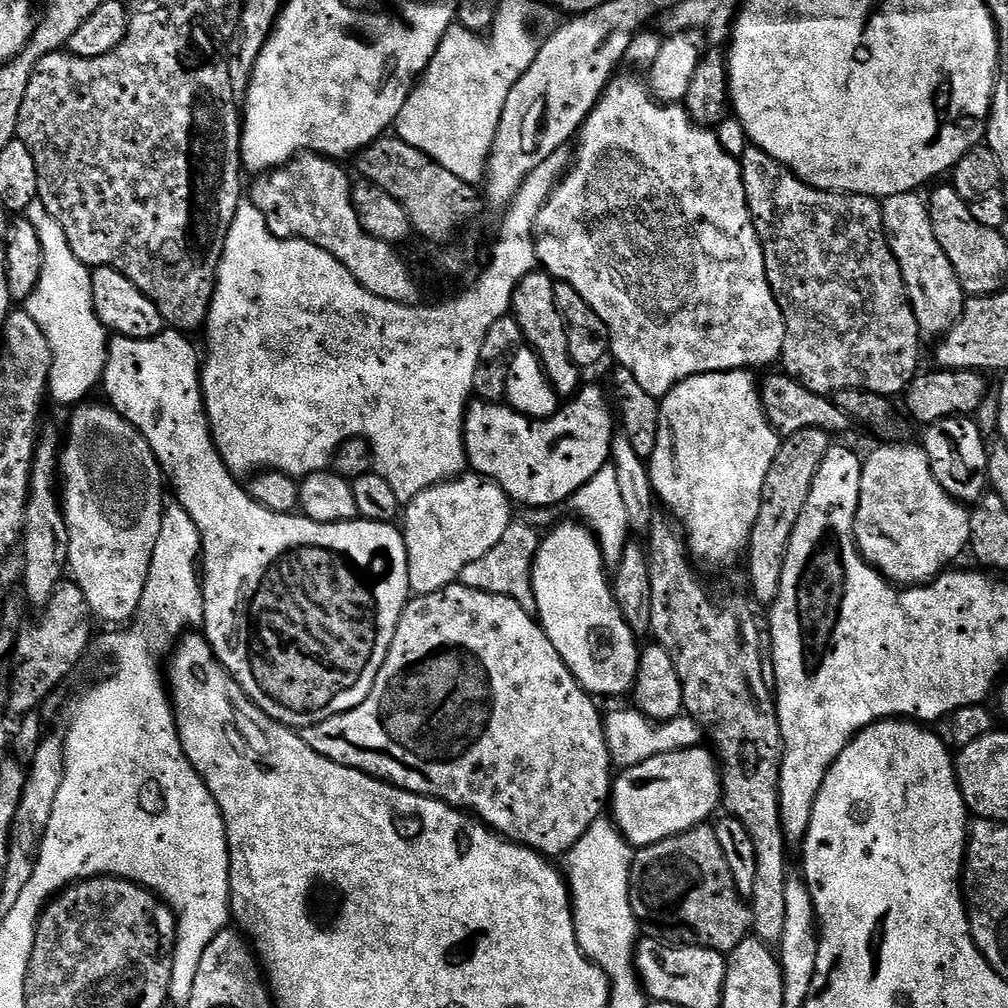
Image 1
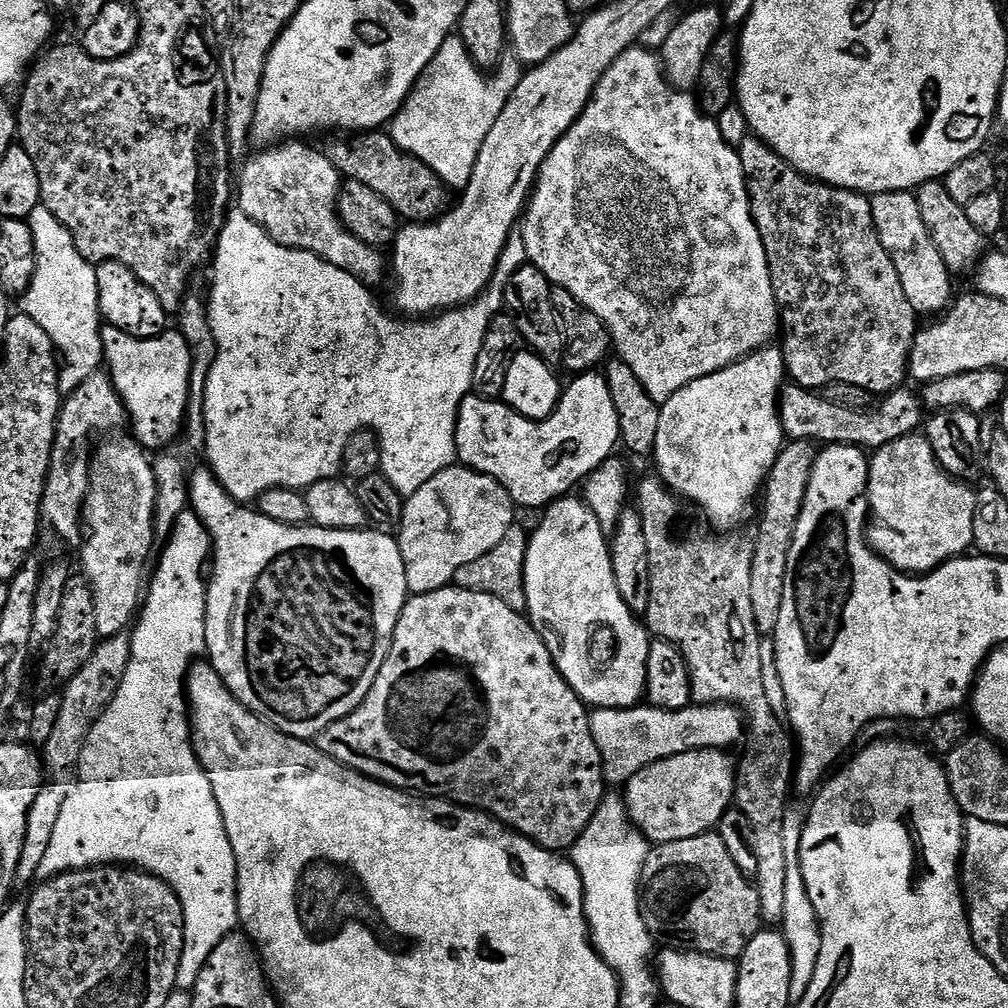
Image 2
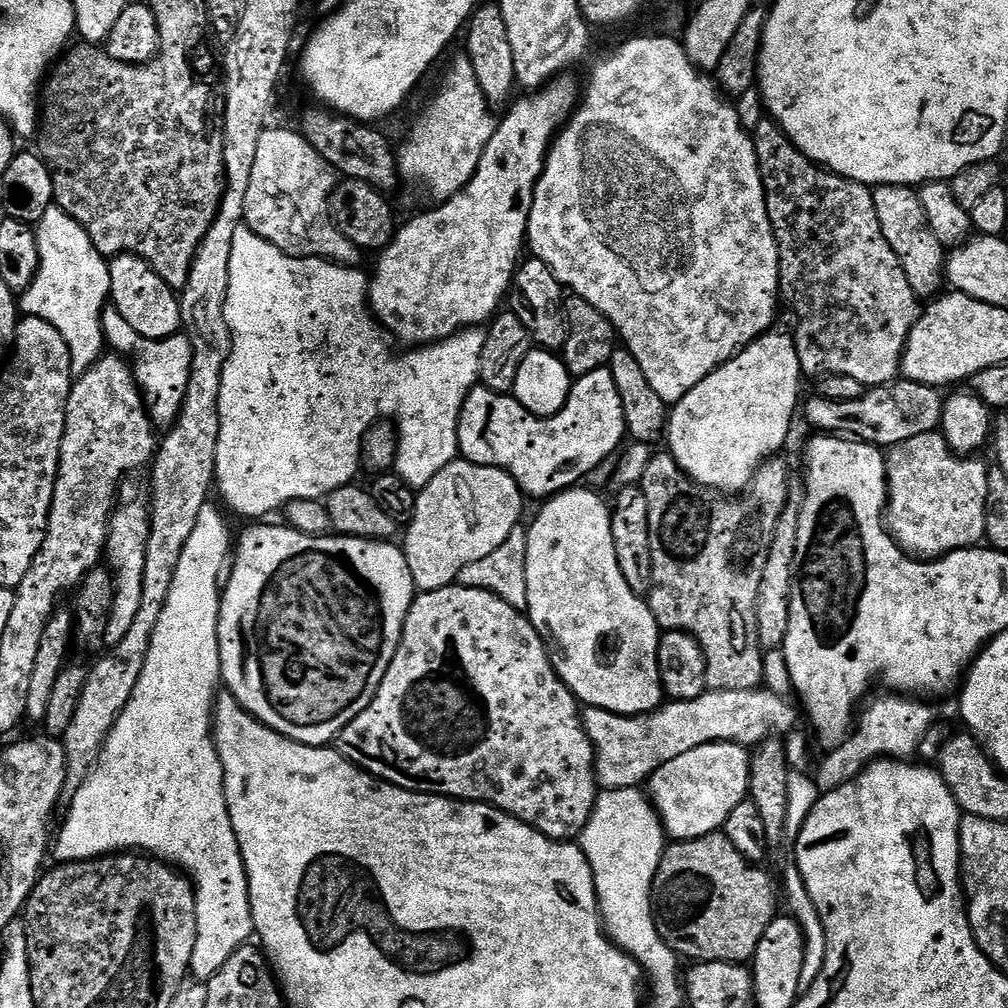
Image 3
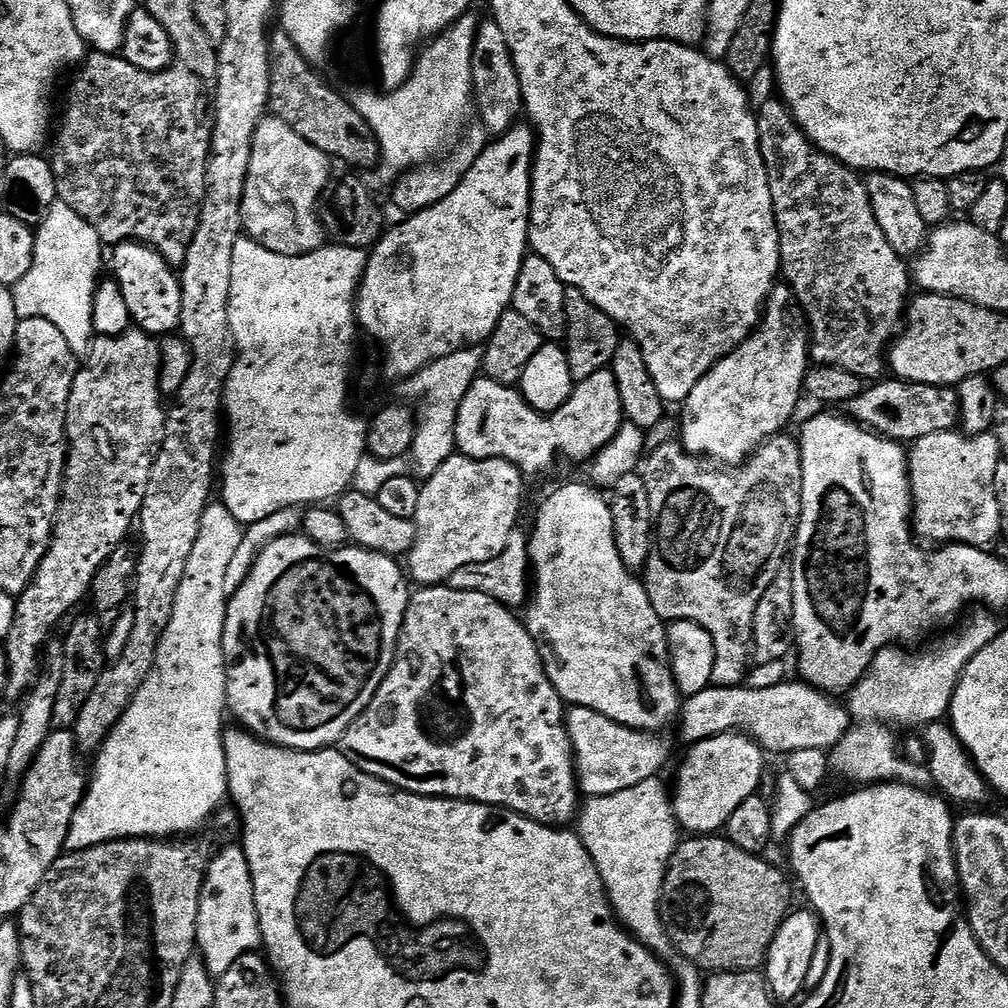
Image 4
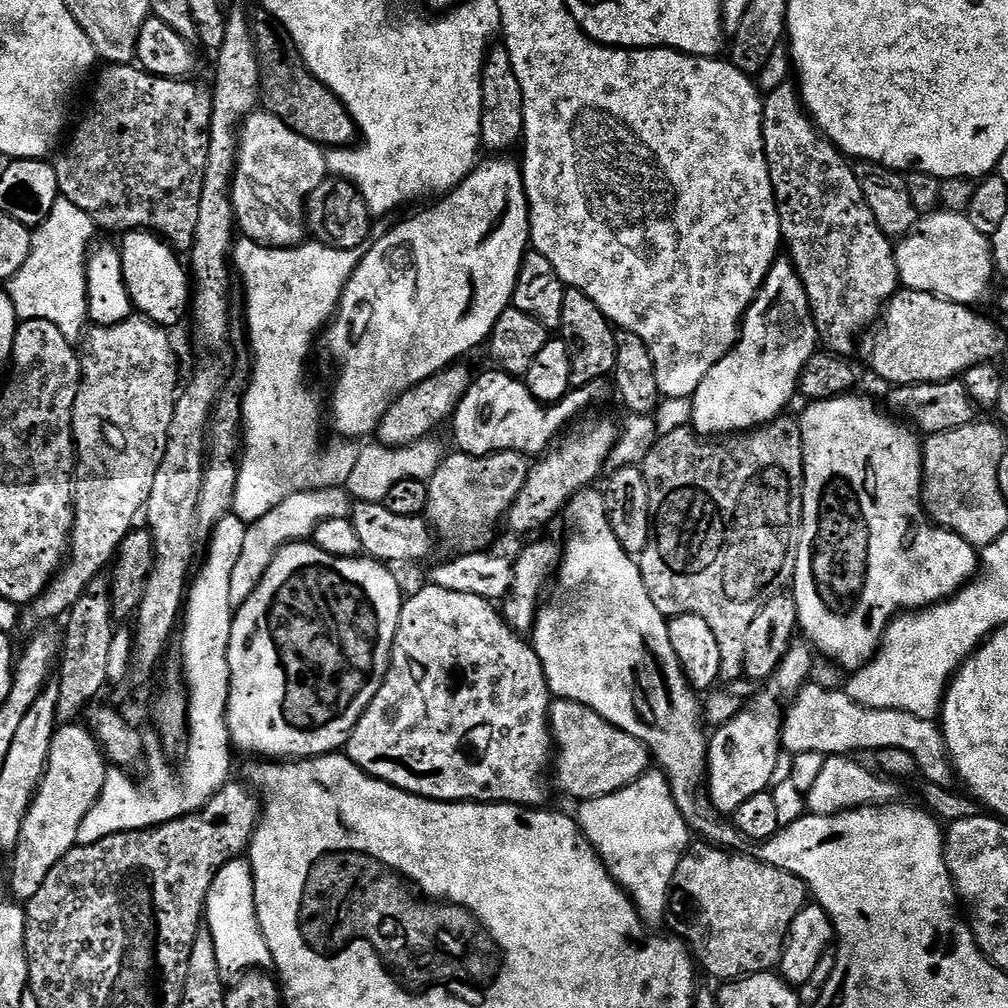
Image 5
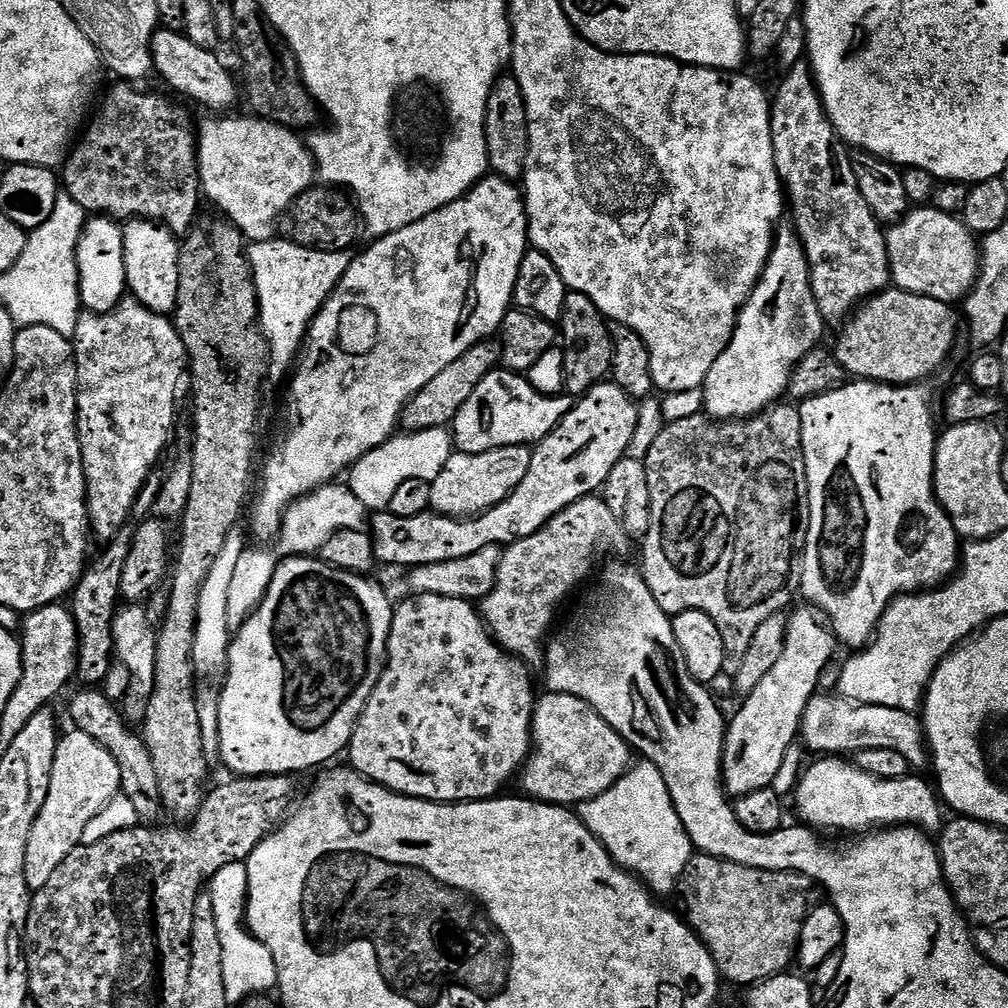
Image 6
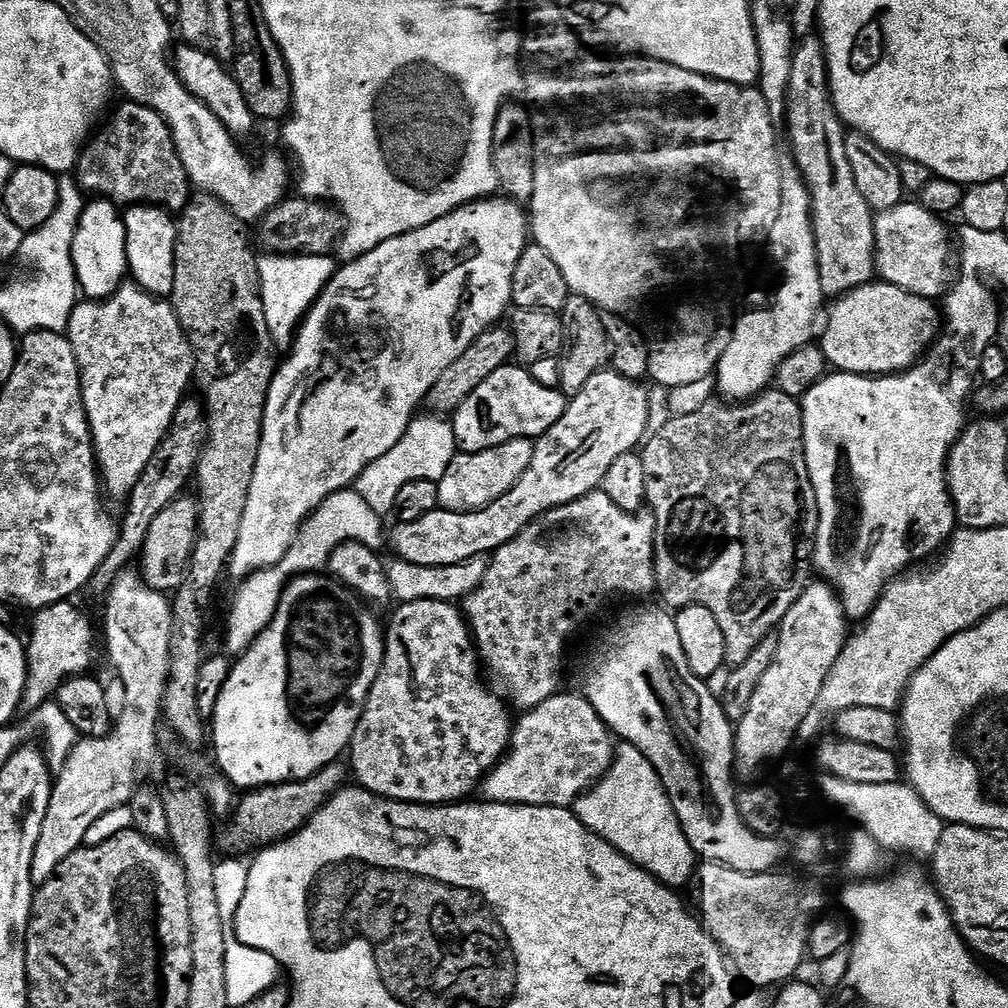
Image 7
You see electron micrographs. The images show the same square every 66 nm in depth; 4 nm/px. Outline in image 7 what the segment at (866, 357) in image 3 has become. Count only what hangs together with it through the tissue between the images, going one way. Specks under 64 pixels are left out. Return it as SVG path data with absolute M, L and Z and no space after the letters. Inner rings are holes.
M813 34L797 43L790 70L788 102L784 105L783 123L788 124L788 140L792 143L791 159L795 160L796 168L810 190L812 225L818 250L818 278L822 278L825 297L844 296L858 286L873 283L877 275L874 238L876 221L872 207L858 190L858 182L854 182L854 170L850 170L850 161L846 159L846 125L834 106L832 79L828 73L828 51L819 35Z

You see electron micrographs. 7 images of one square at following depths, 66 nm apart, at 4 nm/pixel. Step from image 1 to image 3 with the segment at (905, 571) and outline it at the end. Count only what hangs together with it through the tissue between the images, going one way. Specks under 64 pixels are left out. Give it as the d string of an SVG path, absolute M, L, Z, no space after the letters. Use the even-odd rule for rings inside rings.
M939 431L930 434L918 434L918 438L910 438L910 442L896 444L887 449L886 467L888 470L888 502L886 505L886 527L892 534L892 539L912 558L939 558L959 548L977 547L986 536L986 518L988 517L988 473L989 465L984 465L980 458L961 458L949 451Z

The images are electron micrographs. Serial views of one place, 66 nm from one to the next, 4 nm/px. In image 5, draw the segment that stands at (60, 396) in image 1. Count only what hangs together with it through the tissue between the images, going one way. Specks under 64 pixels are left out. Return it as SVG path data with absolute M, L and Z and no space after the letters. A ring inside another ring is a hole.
M61 199L56 211L50 213L46 222L42 222L33 231L32 249L30 258L26 258L26 266L22 266L20 274L7 281L6 284L8 296L21 321L54 322L54 326L58 326L58 330L62 330L62 334L67 340L79 341L80 331L82 331L82 336L85 331L84 324L86 325L88 320L88 258L90 249L93 247L92 235L97 235L97 232L97 226L90 218L90 214L86 214L86 210L78 210L78 206L74 206L74 202L66 199Z

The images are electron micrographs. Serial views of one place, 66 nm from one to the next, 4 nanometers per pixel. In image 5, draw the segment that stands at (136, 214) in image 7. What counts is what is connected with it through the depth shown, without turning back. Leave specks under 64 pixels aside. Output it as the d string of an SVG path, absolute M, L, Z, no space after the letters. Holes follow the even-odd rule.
M146 231L125 232L118 247L122 258L122 274L126 282L128 300L143 319L165 329L172 327L190 312L190 272L167 240Z

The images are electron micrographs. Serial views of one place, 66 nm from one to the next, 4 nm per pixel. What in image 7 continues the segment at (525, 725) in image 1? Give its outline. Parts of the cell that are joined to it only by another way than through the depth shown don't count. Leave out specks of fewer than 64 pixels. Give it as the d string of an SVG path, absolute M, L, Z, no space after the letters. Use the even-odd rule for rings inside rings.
M419 600L418 602L410 602L409 604L400 604L397 607L397 612L392 616L392 625L387 625L386 635L384 638L384 664L380 668L380 673L378 678L374 682L374 686L370 690L368 695L368 700L364 703L364 713L360 715L360 721L358 726L354 730L352 735L352 742L350 745L350 768L354 773L354 780L357 785L361 788L365 788L367 792L373 792L376 796L381 796L387 800L401 800L403 804L427 804L429 806L443 806L445 804L454 804L460 801L463 801L465 798L471 797L468 796L472 791L479 789L481 787L482 781L497 764L500 763L505 752L508 751L511 742L512 742L512 729L514 727L514 716L510 711L509 705L505 703L501 697L497 696L495 692L492 691L491 687L487 683L480 684L480 676L482 680L482 661L476 651L476 641L472 638L472 629L468 626L468 621L464 619L463 611L455 603L446 601L446 600Z

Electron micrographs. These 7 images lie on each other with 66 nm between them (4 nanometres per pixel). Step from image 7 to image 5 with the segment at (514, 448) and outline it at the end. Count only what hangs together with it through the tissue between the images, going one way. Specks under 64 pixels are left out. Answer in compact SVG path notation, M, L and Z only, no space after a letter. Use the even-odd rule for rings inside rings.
M494 452L491 456L470 456L467 454L445 455L440 468L428 485L428 510L426 519L435 535L449 548L452 554L481 551L493 543L497 535L496 523L507 517L510 506L518 498L522 486L528 480L529 457L520 452Z

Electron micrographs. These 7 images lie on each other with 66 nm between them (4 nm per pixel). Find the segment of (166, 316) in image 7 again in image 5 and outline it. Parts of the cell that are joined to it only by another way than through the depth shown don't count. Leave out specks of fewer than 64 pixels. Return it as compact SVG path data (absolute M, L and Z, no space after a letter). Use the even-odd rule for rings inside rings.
M121 318L116 324L96 326L87 333L88 345L84 352L82 348L80 362L80 389L72 415L76 474L70 551L48 589L23 609L25 633L56 622L52 620L59 616L67 617L86 586L115 561L120 543L137 527L136 519L141 519L145 511L154 474L162 466L181 383L180 368L168 337L171 335L150 320L135 319Z

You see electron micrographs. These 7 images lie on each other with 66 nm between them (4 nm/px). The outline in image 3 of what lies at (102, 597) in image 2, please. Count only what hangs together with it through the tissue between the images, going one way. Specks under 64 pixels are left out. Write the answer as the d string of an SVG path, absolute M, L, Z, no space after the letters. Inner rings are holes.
M128 500L113 511L108 521L108 541L104 544L106 567L112 574L112 585L116 593L112 598L112 609L108 611L106 622L105 645L109 649L118 646L138 614L138 606L142 604L142 578L146 568L146 542L148 541L148 508L140 500Z

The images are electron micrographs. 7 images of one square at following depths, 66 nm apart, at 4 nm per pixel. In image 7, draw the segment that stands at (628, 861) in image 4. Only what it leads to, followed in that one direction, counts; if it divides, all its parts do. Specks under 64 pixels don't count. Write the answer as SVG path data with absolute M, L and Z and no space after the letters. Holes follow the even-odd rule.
M621 743L615 749L608 773L576 799L574 811L591 832L614 846L633 864L644 868L661 884L680 890L687 880L689 883L693 879L698 857L674 814L660 776L634 745Z

